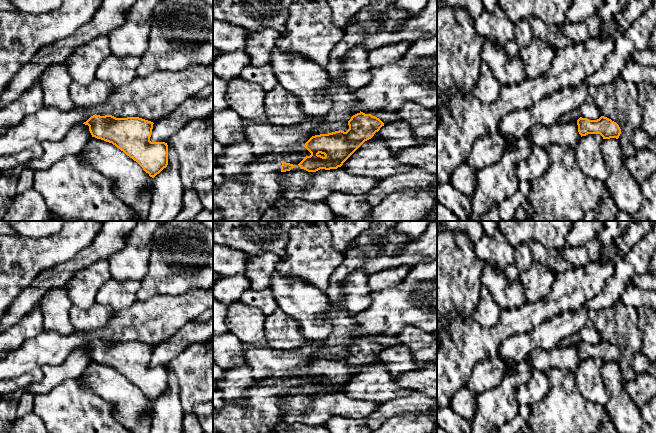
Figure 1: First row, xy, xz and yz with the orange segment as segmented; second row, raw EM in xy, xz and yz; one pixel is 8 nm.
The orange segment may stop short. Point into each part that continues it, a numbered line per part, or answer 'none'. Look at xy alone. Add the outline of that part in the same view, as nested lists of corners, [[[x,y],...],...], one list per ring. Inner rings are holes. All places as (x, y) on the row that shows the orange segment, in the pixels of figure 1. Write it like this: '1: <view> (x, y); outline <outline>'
none

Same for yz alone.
none

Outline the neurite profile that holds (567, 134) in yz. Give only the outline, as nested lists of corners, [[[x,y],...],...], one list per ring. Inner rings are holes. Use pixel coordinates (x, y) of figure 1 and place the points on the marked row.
[[[575,120],[568,123],[558,121],[550,127],[537,125],[531,129],[529,135],[535,145],[544,149],[555,143],[574,148],[581,138]]]

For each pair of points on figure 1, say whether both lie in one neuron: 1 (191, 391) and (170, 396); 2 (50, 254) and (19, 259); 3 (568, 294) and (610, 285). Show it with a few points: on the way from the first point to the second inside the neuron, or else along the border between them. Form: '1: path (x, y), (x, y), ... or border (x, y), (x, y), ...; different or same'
1: border (170, 372), (178, 382), (184, 417); different
2: path (42, 254), (27, 257); same
3: border (615, 267), (602, 290), (585, 303); different

